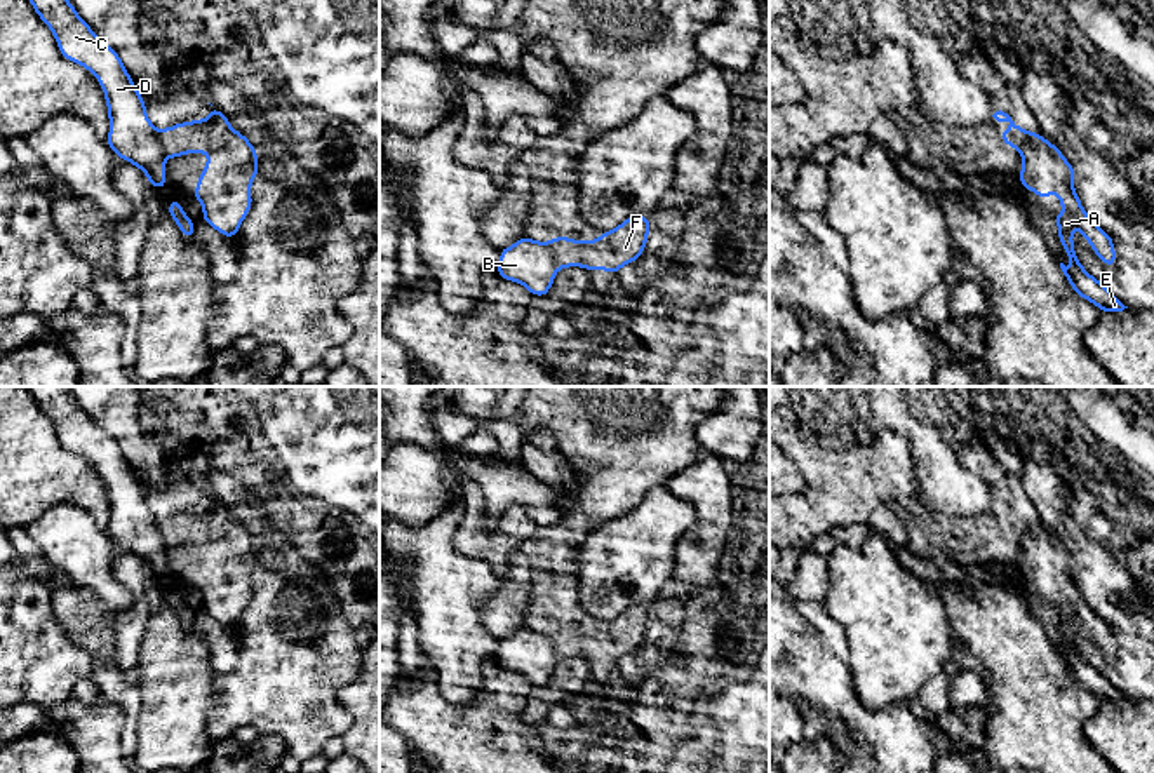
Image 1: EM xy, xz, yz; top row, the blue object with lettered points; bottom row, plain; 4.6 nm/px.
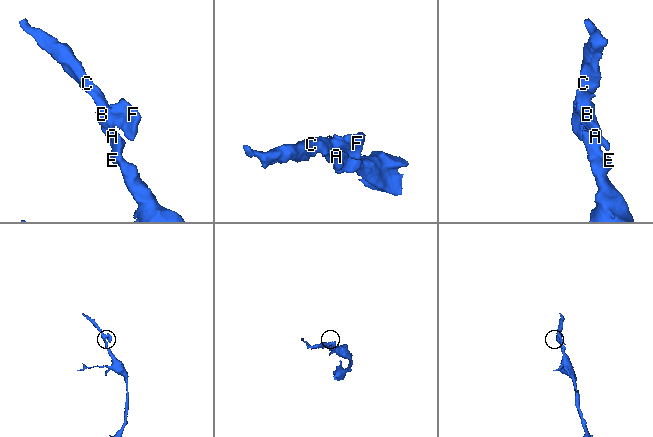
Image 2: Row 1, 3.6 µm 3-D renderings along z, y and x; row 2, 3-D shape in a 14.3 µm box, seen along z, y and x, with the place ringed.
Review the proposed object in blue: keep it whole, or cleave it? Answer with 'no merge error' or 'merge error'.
merge error

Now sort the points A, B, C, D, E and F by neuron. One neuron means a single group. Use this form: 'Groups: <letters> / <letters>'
Groups: A B C D E / F

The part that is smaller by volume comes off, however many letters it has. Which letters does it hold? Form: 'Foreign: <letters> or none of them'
Foreign: F

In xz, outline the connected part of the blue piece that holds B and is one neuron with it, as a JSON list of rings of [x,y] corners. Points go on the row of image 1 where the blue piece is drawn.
[[[522,237],[500,251],[496,273],[522,284],[533,296],[547,296],[557,270],[554,252],[545,242]]]

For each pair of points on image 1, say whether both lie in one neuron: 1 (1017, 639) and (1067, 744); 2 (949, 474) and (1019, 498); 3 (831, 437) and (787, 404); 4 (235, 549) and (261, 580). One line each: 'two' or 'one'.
1: one
2: two
3: one
4: two

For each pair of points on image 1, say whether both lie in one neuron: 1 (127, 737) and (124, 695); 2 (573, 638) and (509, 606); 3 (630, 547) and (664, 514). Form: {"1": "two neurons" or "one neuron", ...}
{"1": "one neuron", "2": "two neurons", "3": "one neuron"}

